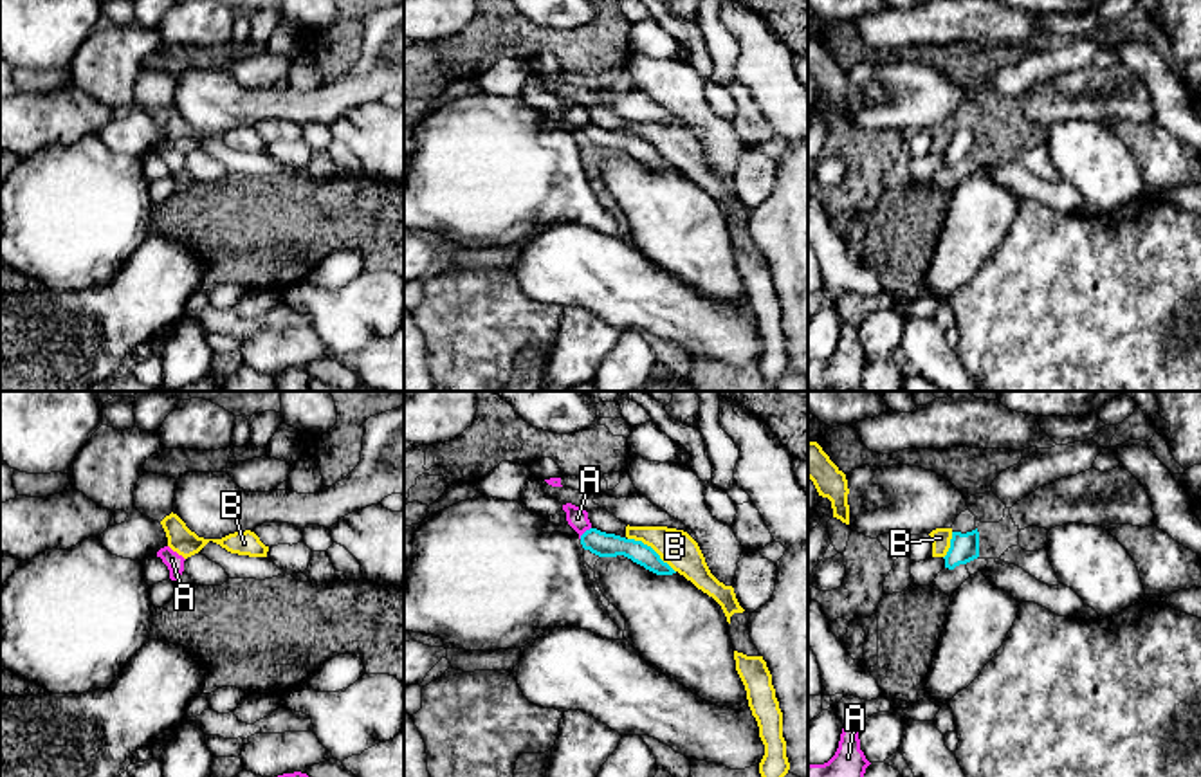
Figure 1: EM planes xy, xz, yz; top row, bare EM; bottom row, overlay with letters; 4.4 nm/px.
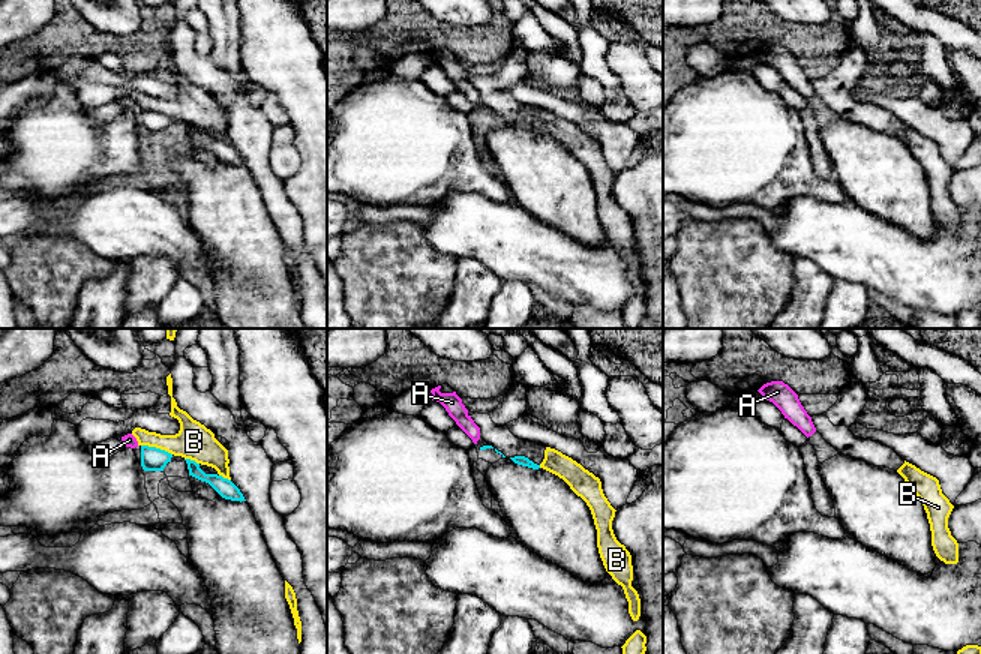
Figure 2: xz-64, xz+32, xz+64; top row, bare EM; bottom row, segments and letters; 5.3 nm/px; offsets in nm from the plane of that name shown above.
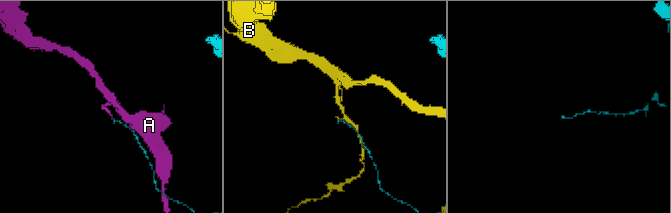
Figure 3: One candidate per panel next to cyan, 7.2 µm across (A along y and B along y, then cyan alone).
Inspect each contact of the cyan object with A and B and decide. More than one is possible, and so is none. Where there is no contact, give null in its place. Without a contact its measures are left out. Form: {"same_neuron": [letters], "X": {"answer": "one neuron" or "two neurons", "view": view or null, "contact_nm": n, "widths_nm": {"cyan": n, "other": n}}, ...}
{"same_neuron": [], "A": {"answer": "two neurons", "view": "xz", "contact_nm": 80, "widths_nm": {"cyan": 110, "other": 100}}, "B": {"answer": "two neurons", "view": "xz", "contact_nm": 260, "widths_nm": {"cyan": 110, "other": 160}}}

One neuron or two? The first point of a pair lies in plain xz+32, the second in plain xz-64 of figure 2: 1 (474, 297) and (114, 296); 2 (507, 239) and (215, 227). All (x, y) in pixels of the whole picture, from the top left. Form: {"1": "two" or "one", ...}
{"1": "two", "2": "two"}

